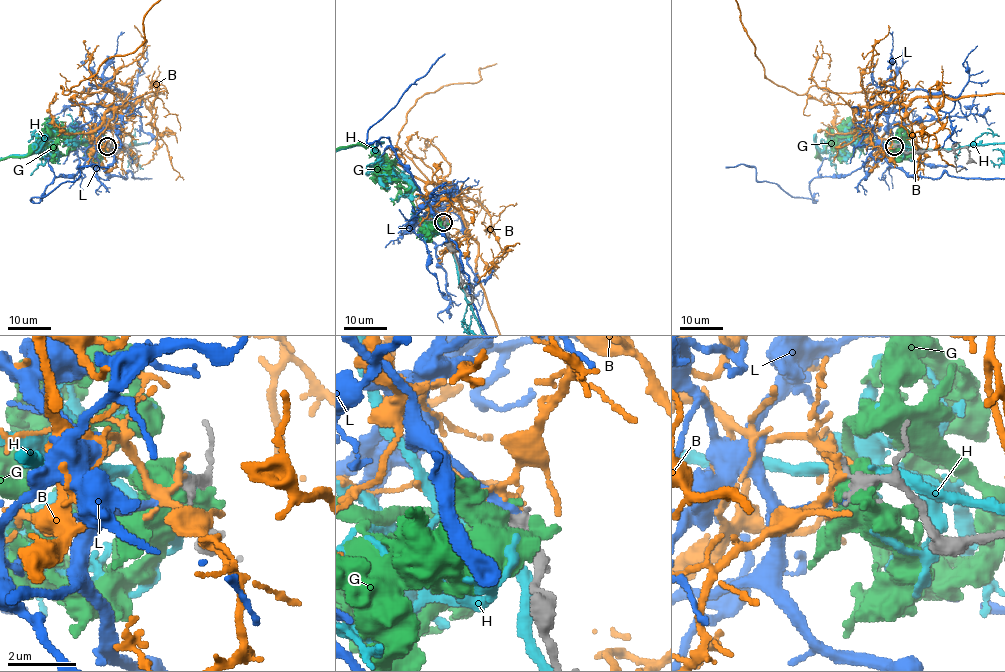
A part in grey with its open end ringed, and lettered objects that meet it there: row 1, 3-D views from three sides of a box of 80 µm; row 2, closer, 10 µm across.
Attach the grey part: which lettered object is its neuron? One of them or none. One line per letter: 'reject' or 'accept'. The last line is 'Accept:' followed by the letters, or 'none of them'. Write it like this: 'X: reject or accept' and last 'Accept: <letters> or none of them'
B: reject
G: reject
H: reject
L: accept
Accept: L

